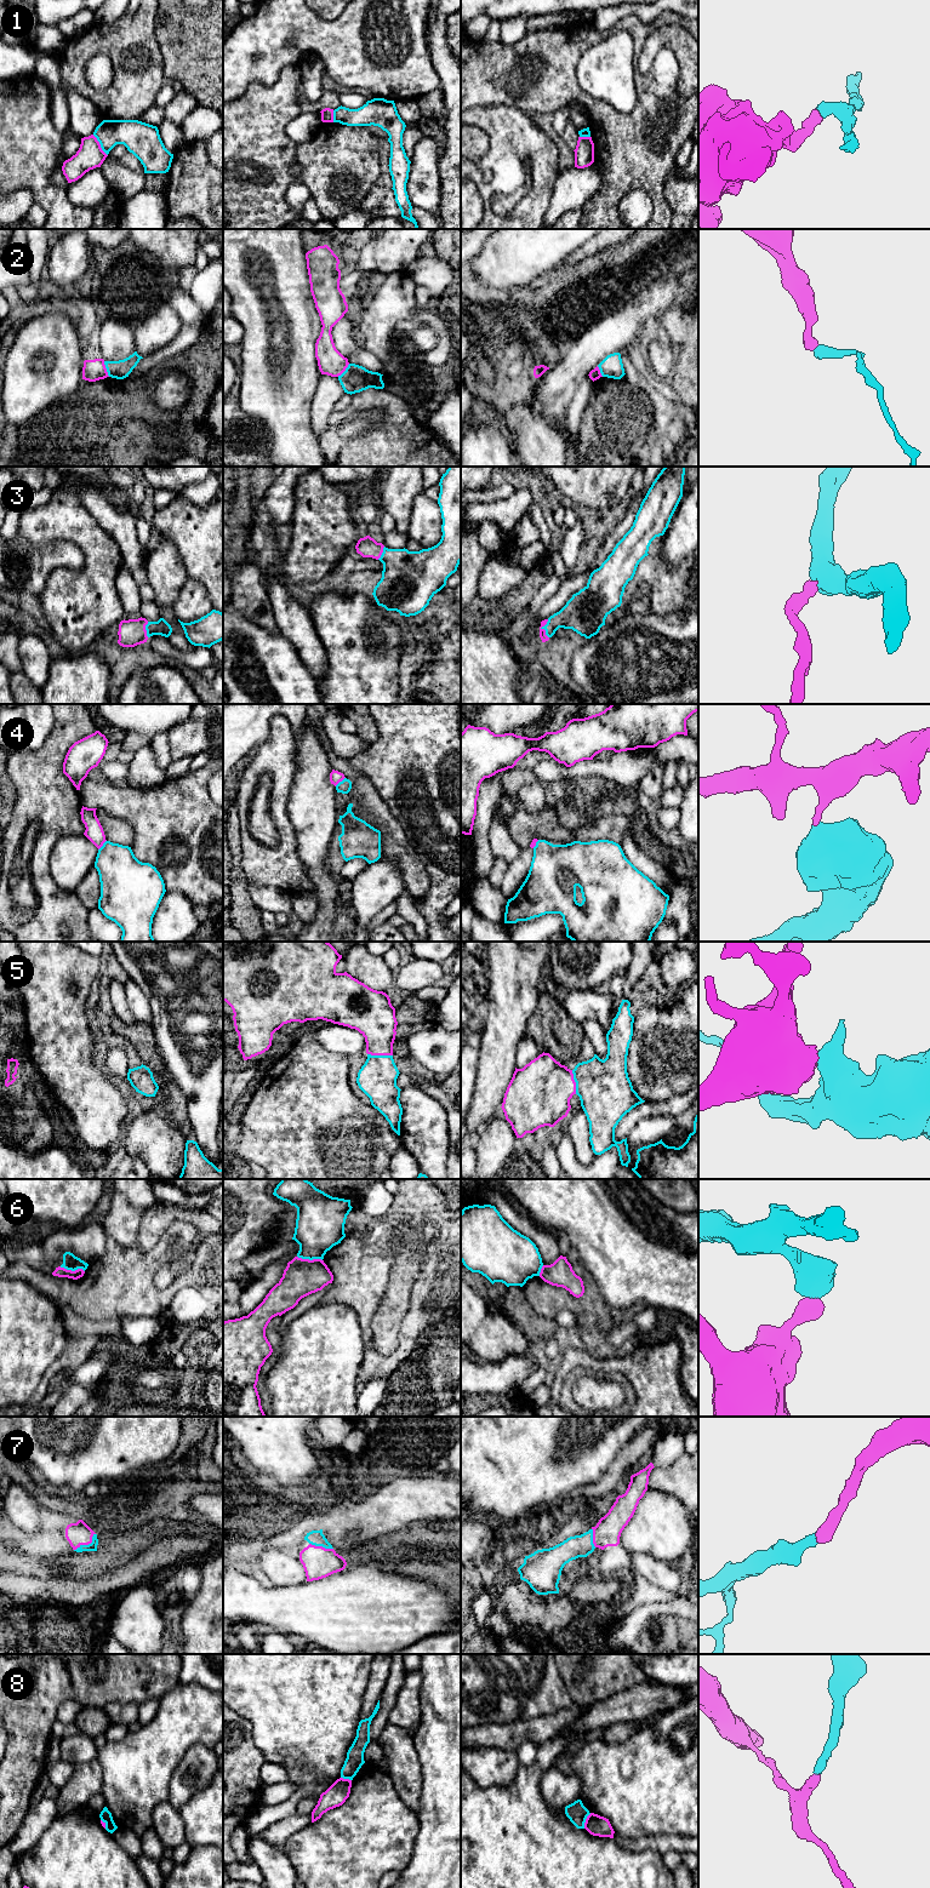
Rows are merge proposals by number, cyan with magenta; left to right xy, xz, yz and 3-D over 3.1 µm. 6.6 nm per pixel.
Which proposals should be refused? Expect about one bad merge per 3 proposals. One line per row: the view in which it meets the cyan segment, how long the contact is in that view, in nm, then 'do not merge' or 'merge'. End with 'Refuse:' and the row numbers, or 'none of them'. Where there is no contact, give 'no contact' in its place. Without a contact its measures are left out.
1: xy | 170 nm | do not merge
2: xy | 110 nm | do not merge
3: yz | 130 nm | merge
4: xz | 90 nm | do not merge
5: xz | 170 nm | merge
6: xz | 170 nm | do not merge
7: xy | 180 nm | merge
8: yz | 120 nm | do not merge
Refuse: 1, 2, 4, 6, 8

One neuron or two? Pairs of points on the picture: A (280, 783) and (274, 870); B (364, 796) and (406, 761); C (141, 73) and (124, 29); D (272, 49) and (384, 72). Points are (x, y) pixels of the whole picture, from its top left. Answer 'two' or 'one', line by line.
A: one
B: two
C: one
D: one

